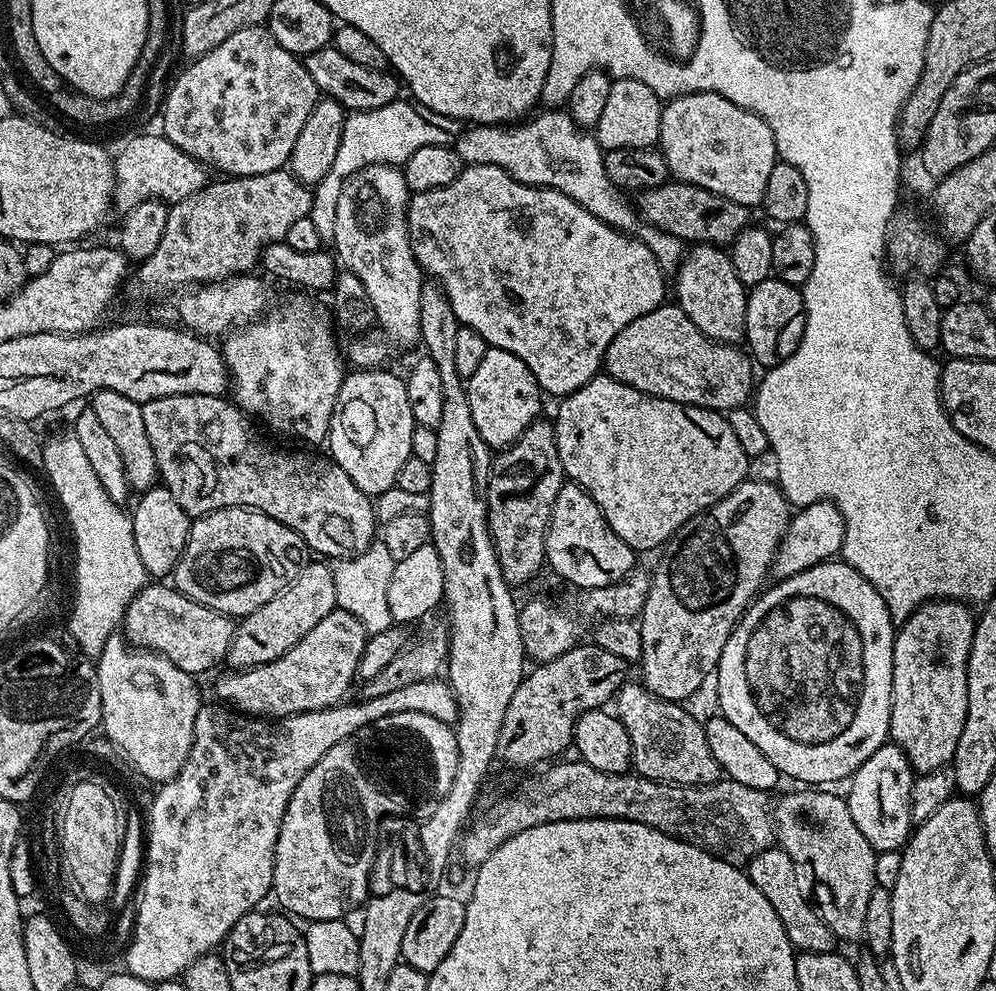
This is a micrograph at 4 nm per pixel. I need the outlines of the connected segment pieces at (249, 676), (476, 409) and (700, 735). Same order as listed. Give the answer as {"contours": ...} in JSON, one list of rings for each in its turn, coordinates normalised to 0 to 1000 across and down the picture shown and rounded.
{"contours":[[[[338,616],[332,618],[330,622],[325,624],[319,632],[315,632],[315,636],[311,636],[311,640],[307,640],[307,644],[303,644],[303,648],[299,648],[287,660],[283,660],[279,664],[275,664],[266,670],[255,670],[252,672],[242,673],[240,676],[233,676],[237,678],[225,678],[217,686],[217,702],[218,707],[224,708],[226,711],[232,712],[236,717],[242,720],[248,720],[254,725],[280,725],[283,723],[294,723],[296,718],[319,718],[322,714],[332,714],[344,707],[345,702],[349,698],[349,693],[352,692],[353,686],[358,685],[357,677],[359,676],[359,668],[363,664],[363,656],[365,655],[365,647],[367,639],[364,632],[351,619]]],[[[492,349],[478,377],[469,382],[468,395],[476,430],[480,430],[480,438],[494,454],[506,454],[517,448],[543,419],[543,390],[528,365],[524,365],[524,361],[512,353]]],[[[627,688],[616,701],[616,721],[624,729],[631,739],[631,748],[635,754],[635,770],[638,782],[648,783],[650,787],[661,787],[665,791],[686,791],[698,793],[701,791],[718,791],[724,786],[725,776],[711,752],[707,740],[707,731],[699,729],[682,709],[664,706],[646,689],[633,690]]]]}

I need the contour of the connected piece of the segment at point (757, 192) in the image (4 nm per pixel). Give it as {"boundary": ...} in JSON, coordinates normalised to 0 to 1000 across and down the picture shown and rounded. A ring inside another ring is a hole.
{"boundary":[[[693,93],[689,97],[680,97],[672,100],[666,111],[661,149],[670,159],[672,173],[680,183],[700,186],[725,200],[733,200],[733,204],[766,207],[775,173],[781,164],[779,140],[766,117],[738,105],[724,93]]]}

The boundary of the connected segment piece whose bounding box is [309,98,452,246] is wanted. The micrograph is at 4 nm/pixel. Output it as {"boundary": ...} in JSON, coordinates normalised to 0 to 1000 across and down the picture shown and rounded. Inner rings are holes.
{"boundary":[[[397,101],[376,112],[352,114],[345,122],[343,143],[339,147],[339,156],[331,173],[325,177],[314,191],[311,222],[318,229],[322,247],[334,247],[337,230],[337,210],[344,186],[358,173],[373,165],[404,168],[424,147],[451,146],[454,135],[444,128],[428,121],[413,102]]]}

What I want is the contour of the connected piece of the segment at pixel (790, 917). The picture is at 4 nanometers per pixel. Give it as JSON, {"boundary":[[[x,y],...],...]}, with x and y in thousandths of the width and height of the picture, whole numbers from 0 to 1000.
{"boundary":[[[782,854],[768,855],[766,860],[754,865],[749,873],[751,884],[769,902],[769,910],[777,914],[781,926],[785,926],[785,934],[793,947],[796,958],[803,961],[833,961],[836,960],[837,946],[835,937],[828,930],[822,919],[814,911],[807,909],[807,900],[803,897],[803,892],[799,889],[801,874],[787,861],[787,857]]]}

